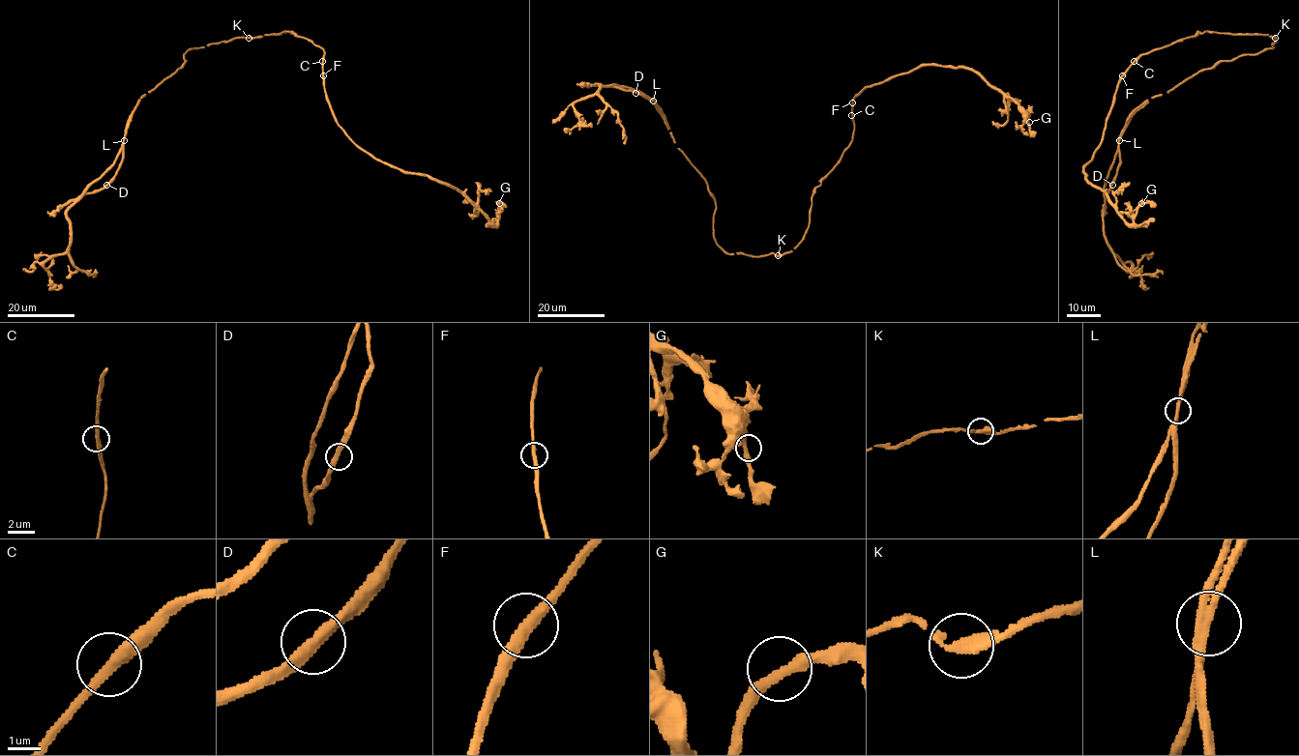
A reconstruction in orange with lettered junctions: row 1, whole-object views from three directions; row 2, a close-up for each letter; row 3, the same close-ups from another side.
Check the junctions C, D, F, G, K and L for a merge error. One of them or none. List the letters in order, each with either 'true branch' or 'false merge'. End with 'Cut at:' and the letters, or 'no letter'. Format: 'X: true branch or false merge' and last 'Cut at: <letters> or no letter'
C: true branch
D: true branch
F: true branch
G: true branch
K: true branch
L: false merge
Cut at: L

